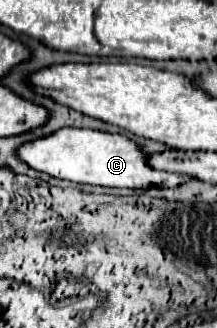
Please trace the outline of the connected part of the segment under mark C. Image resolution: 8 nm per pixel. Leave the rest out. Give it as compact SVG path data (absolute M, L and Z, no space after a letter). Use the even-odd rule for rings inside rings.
M62 128L52 136L34 140L18 148L18 158L38 172L46 172L56 178L66 178L78 184L98 184L116 188L174 188L190 180L186 174L158 172L148 164L148 152L144 152L134 140L122 134L108 134L84 128Z

